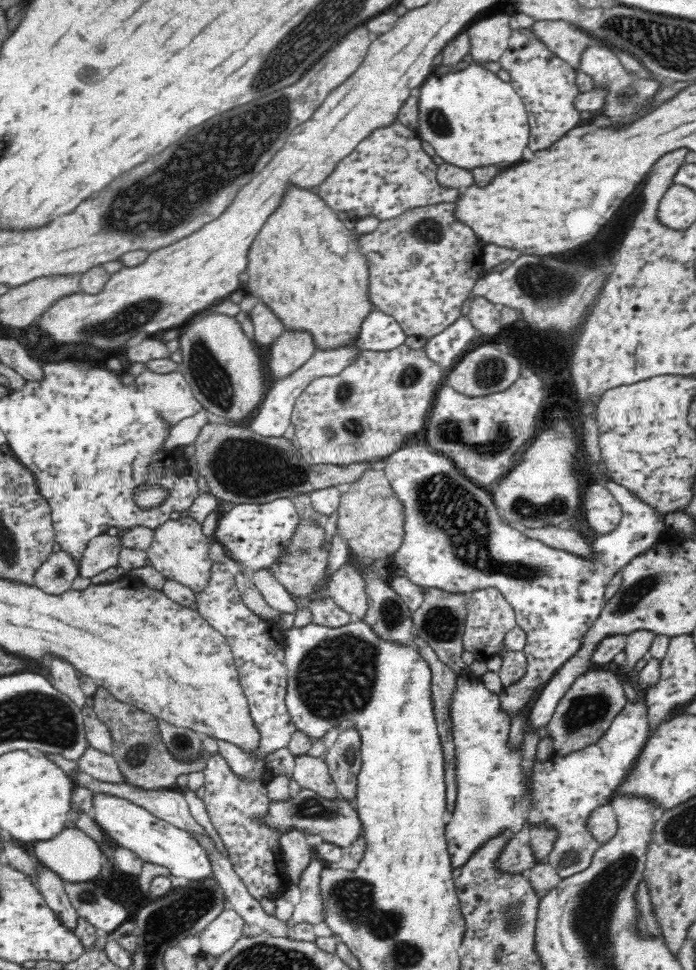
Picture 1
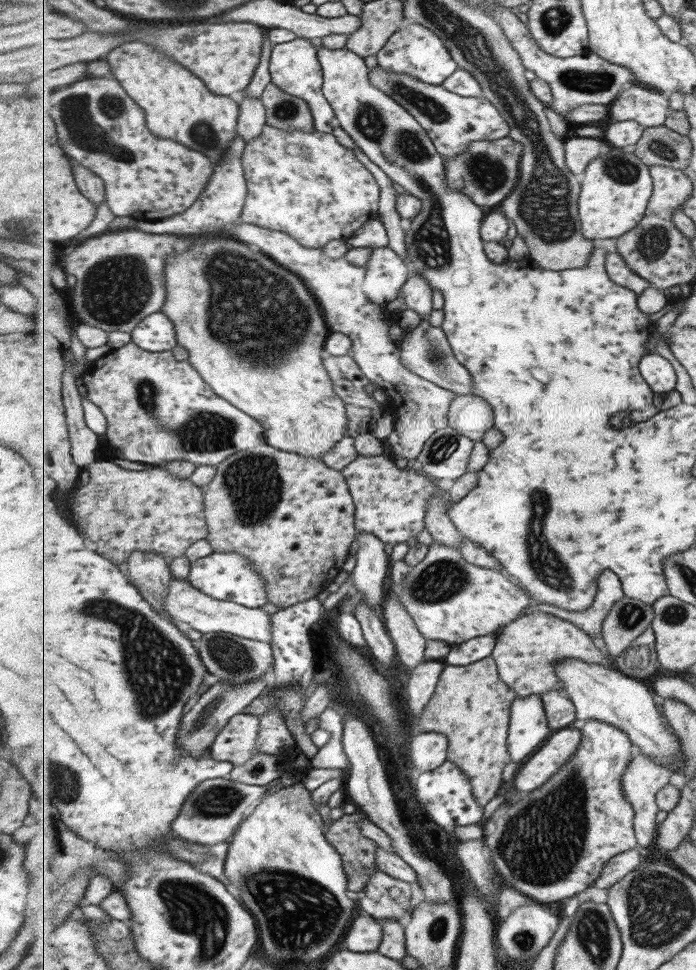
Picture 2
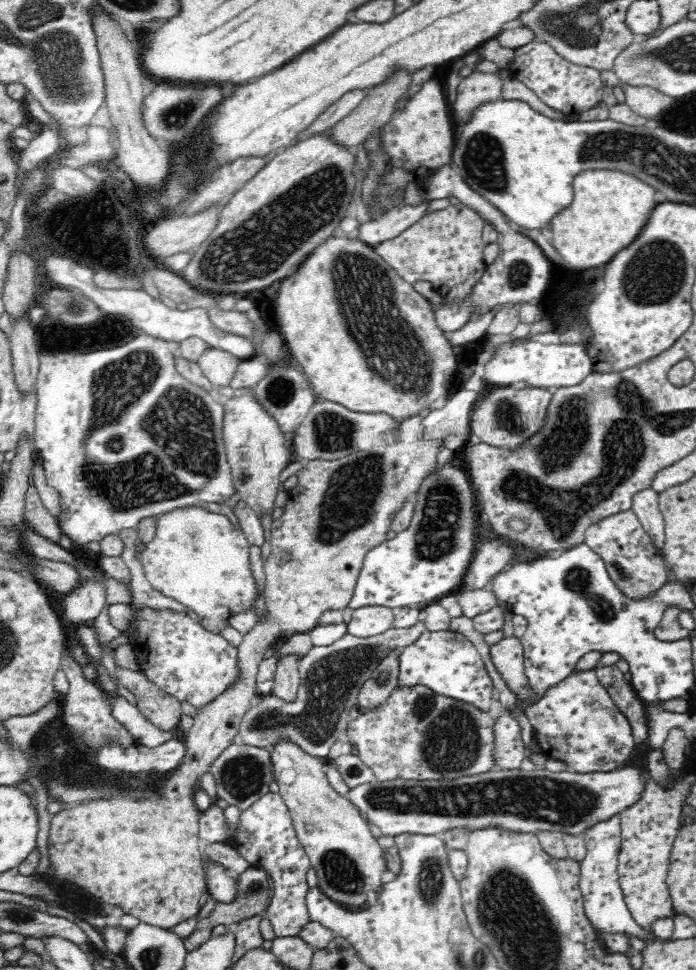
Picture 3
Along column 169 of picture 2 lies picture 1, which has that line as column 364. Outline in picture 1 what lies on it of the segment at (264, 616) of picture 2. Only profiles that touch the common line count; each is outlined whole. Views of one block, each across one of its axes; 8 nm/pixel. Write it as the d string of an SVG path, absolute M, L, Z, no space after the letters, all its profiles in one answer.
M350 562L330 574L326 591L328 596L354 619L363 620L368 610L364 579Z

